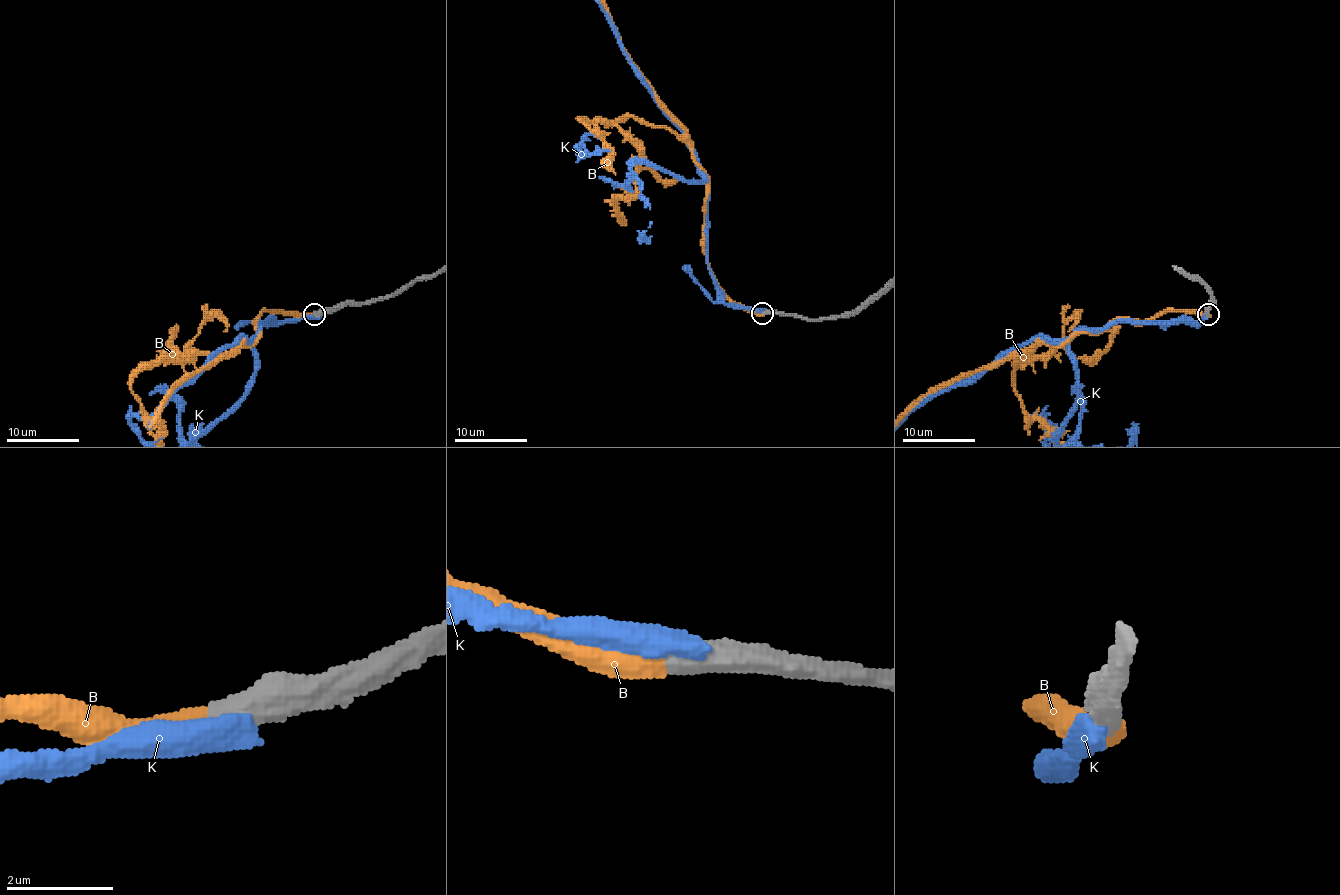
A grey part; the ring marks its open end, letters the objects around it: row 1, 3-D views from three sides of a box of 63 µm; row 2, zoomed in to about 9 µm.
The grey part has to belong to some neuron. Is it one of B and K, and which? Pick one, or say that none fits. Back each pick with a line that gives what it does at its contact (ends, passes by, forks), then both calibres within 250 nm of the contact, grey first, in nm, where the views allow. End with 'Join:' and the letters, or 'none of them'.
B: it ends there; 550 nm thick on the grey side, 480 nm on the other
Join: B

